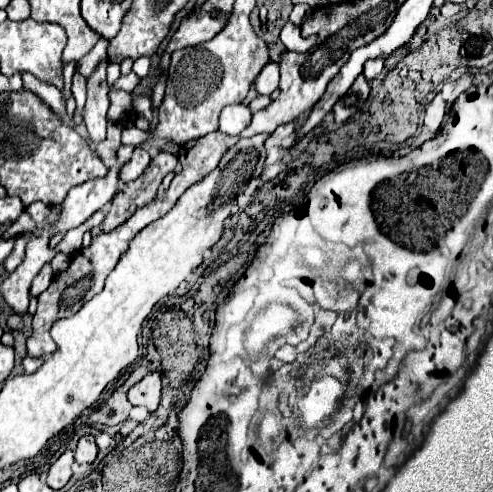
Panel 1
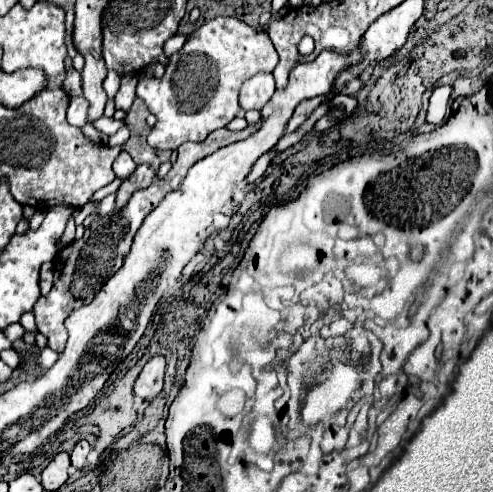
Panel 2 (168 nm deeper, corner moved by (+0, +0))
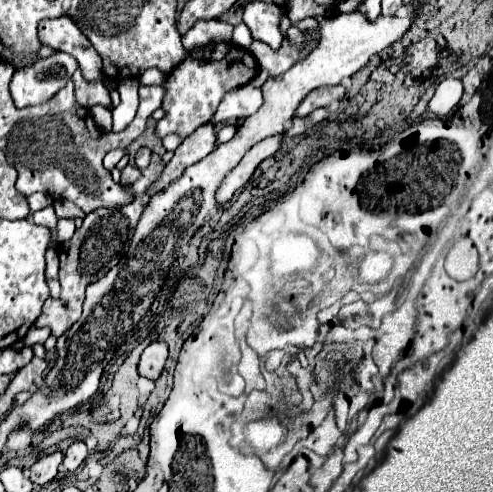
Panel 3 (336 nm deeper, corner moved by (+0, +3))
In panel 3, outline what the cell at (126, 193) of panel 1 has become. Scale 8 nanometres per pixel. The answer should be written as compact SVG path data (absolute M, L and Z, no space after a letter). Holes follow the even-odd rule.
M127 165L121 171L121 185L133 185L139 177L141 177L141 171L137 167L133 167L133 165Z

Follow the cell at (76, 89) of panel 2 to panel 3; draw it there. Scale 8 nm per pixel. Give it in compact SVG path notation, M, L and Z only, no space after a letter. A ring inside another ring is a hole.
M77 69L71 77L71 81L75 83L75 97L77 97L77 103L81 107L91 107L93 103L97 105L105 105L105 107L111 107L111 97L109 97L109 89L99 81L99 83L89 83L83 79L81 71Z

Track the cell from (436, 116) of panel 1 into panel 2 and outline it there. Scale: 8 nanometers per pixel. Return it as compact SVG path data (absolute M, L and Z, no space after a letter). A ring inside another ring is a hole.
M435 88L433 90L433 96L431 96L431 104L429 104L429 110L427 110L427 122L431 124L439 124L447 112L447 102L451 98L451 92L453 88Z

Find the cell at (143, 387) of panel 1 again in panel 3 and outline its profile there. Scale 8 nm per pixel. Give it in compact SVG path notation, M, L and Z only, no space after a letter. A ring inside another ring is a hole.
M153 341L141 355L139 361L139 375L147 379L159 379L163 365L167 359L167 343L165 341Z

